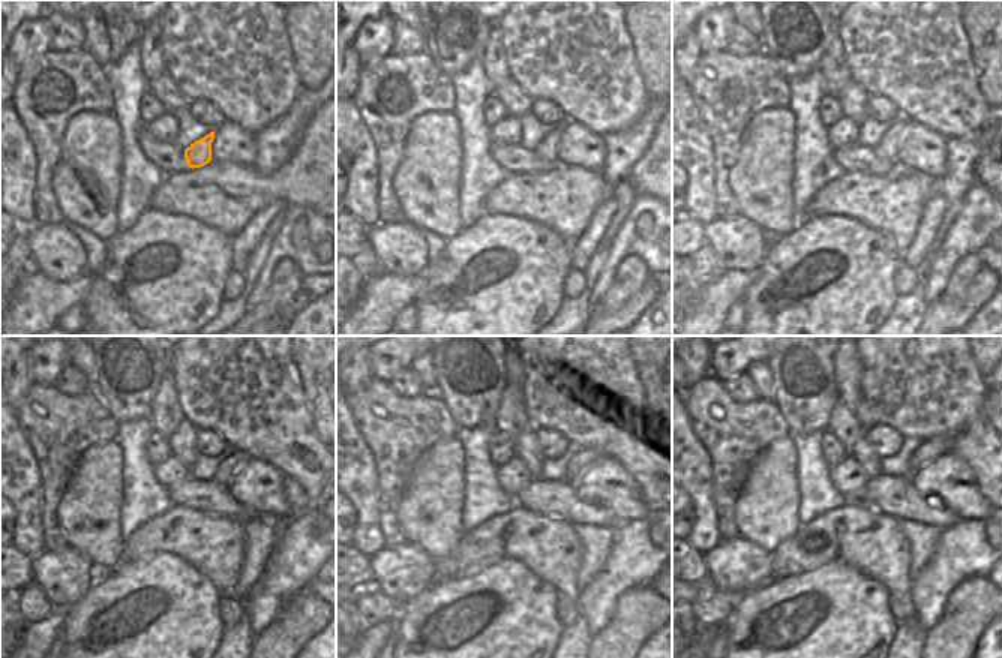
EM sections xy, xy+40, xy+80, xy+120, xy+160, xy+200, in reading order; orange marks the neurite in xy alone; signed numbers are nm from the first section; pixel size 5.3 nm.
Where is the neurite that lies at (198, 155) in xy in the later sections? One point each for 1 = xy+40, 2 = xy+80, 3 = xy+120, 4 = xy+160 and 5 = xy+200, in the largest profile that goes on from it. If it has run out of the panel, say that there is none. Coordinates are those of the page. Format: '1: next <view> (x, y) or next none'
1: next xy+40 (546, 150)
2: next xy+80 (888, 144)
3: next xy+120 (227, 468)
4: next xy+160 (585, 457)
5: next xy+200 (927, 451)

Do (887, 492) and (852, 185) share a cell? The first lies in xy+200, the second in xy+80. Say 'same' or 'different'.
different

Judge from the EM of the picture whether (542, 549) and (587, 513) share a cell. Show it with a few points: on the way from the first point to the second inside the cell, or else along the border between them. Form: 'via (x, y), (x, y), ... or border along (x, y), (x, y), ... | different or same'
border along (539, 511), (563, 517), (572, 525) | different

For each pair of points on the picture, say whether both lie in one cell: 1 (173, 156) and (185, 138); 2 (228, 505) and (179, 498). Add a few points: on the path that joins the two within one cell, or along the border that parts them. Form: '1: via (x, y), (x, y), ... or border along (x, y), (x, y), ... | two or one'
1: border along (171, 144), (183, 150) | two
2: via (216, 499), (191, 498) | one

